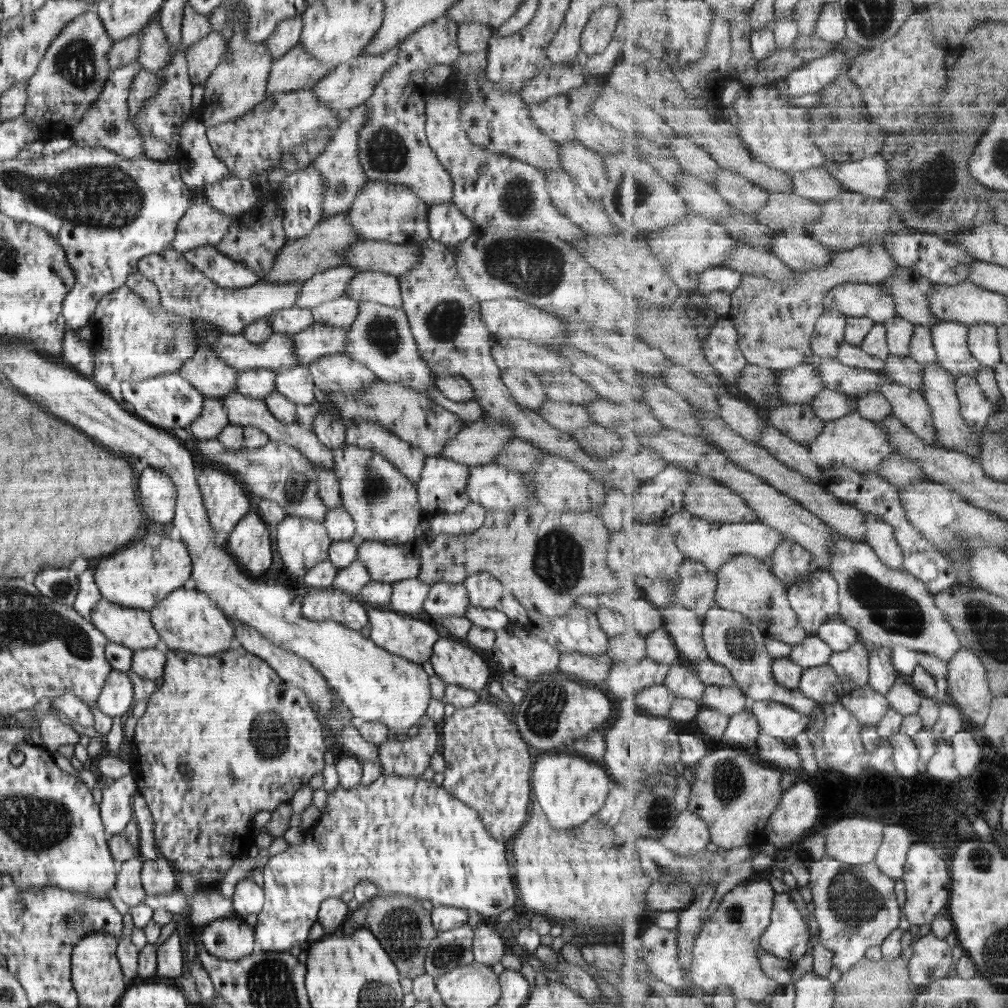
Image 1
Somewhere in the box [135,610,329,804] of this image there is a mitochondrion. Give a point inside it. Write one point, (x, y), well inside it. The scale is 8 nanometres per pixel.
(273, 734)

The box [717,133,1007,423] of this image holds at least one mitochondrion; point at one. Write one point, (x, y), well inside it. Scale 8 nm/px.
(951, 174)

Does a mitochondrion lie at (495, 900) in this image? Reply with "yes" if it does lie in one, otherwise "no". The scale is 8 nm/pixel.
yes

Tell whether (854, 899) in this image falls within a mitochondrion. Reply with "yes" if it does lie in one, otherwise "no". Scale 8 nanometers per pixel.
yes

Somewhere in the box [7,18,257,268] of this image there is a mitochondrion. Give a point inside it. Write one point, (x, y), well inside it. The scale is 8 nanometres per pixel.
(74, 61)

